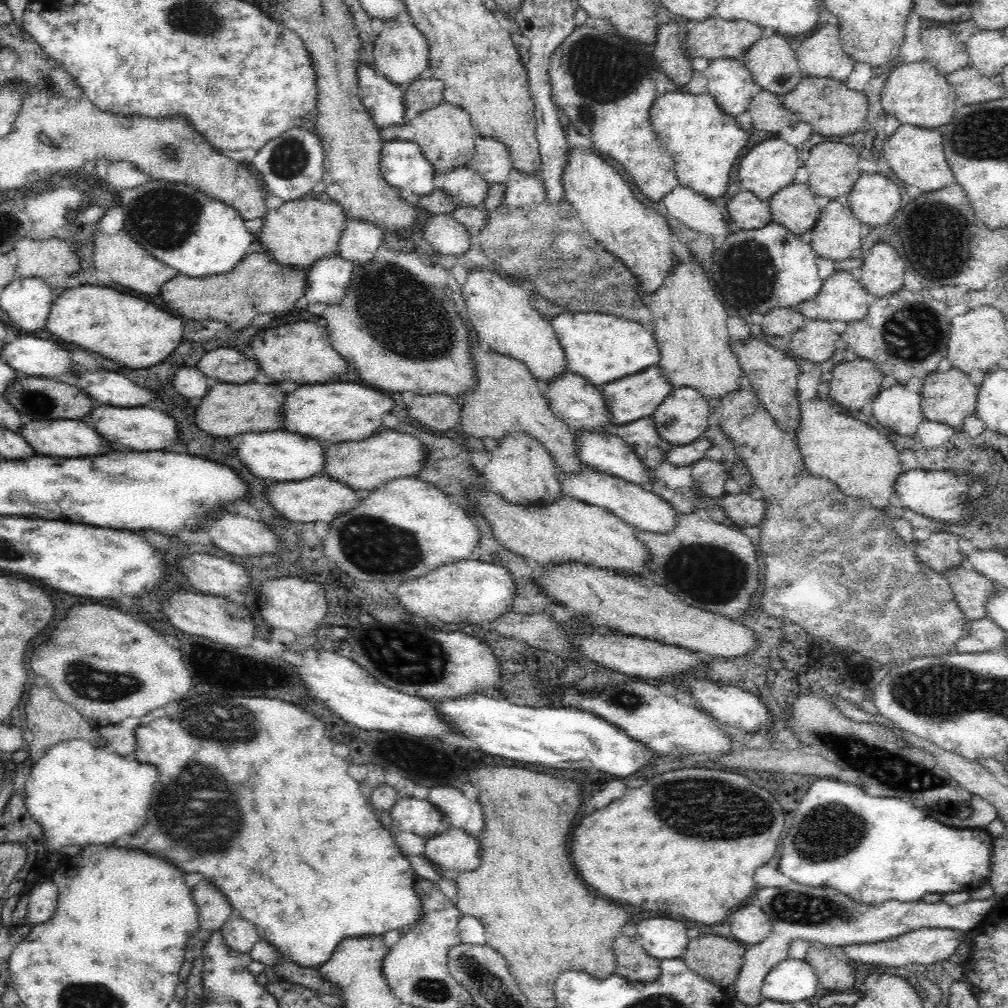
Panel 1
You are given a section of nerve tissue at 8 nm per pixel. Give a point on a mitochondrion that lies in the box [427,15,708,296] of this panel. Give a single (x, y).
(589, 97)

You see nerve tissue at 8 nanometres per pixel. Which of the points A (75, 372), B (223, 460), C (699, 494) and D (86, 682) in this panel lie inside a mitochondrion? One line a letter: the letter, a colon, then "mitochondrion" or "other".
A: other
B: other
C: other
D: mitochondrion

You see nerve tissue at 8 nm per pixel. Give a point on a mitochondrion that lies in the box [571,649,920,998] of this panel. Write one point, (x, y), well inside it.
(706, 808)

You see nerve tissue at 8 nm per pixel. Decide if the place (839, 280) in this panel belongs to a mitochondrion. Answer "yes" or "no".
no

